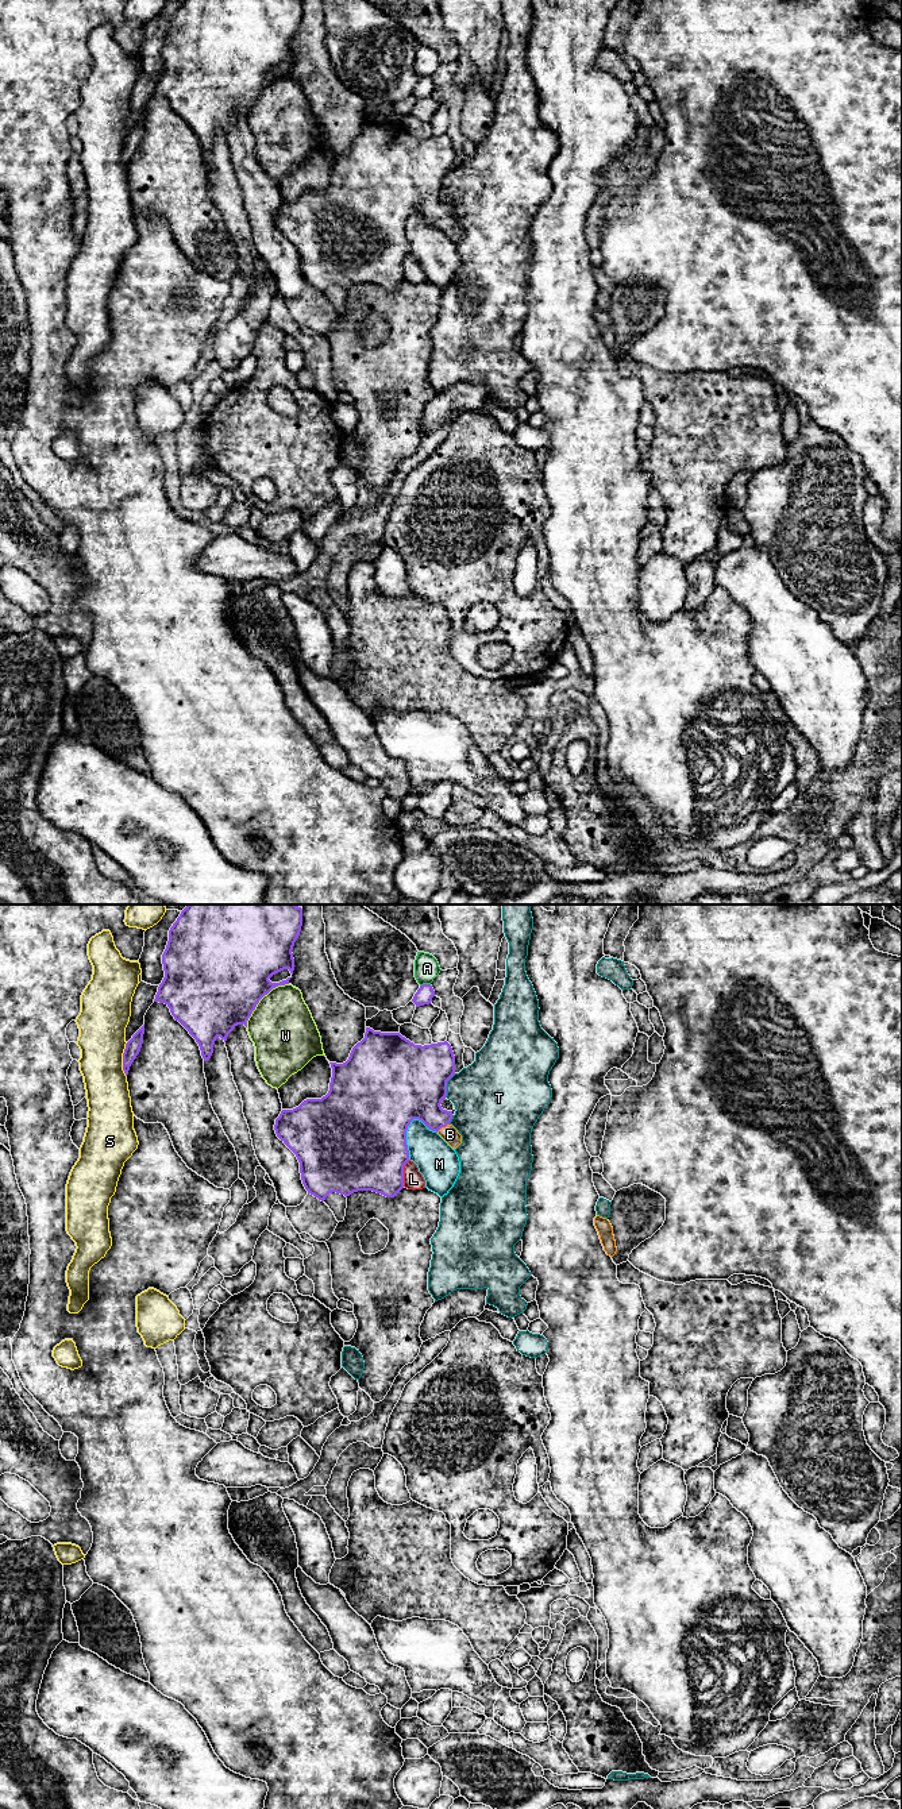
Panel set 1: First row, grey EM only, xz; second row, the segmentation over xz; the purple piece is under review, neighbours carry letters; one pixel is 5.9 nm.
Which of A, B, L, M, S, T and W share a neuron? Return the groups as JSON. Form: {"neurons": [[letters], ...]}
{"neurons": [["A"], ["B"], ["L"], ["M"], ["S"], ["T"], ["W"]]}

